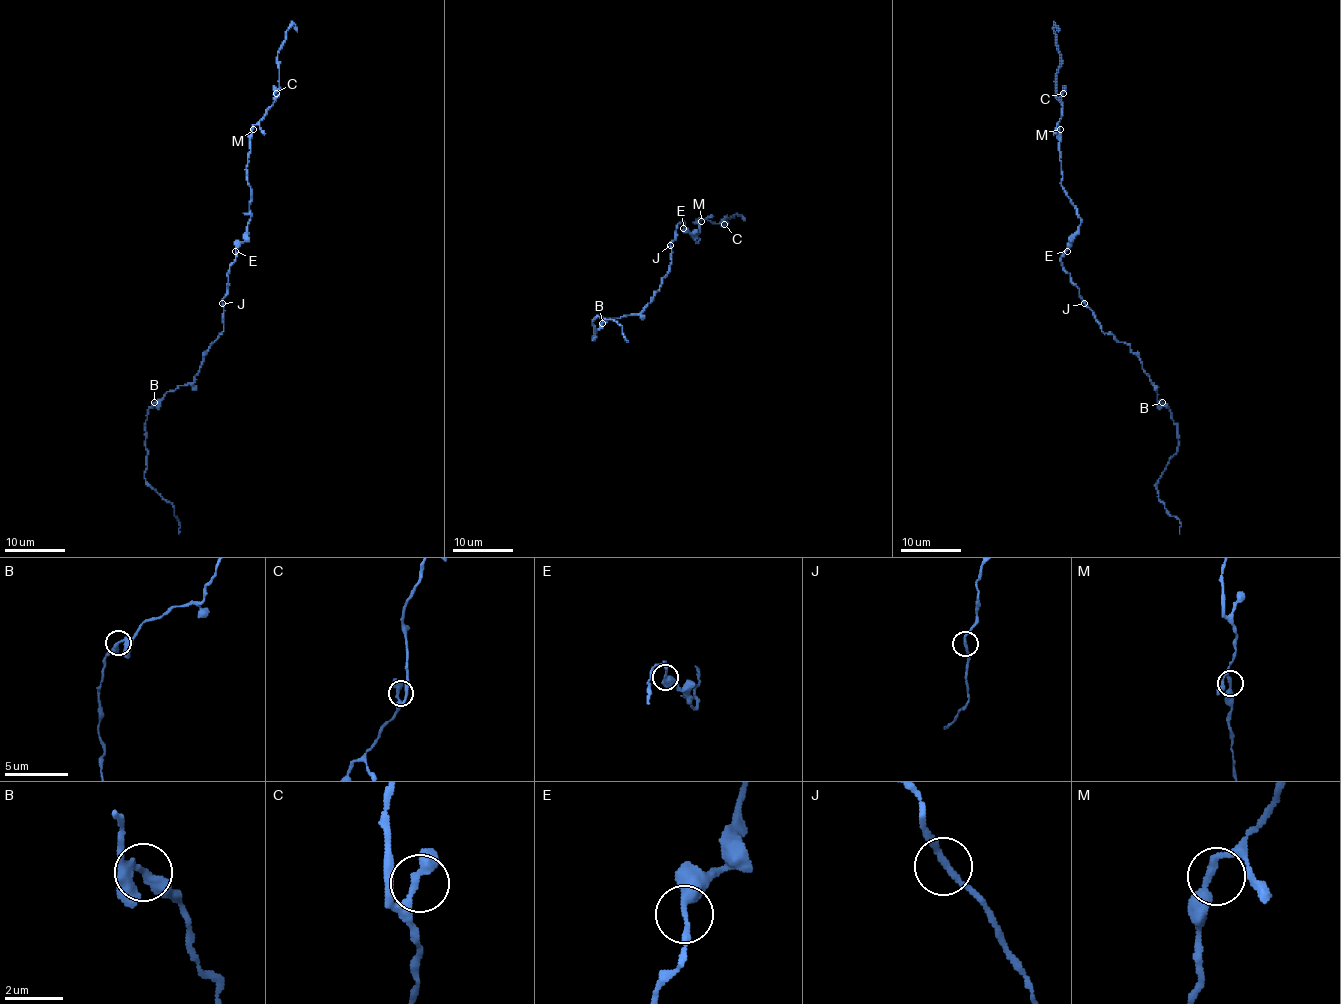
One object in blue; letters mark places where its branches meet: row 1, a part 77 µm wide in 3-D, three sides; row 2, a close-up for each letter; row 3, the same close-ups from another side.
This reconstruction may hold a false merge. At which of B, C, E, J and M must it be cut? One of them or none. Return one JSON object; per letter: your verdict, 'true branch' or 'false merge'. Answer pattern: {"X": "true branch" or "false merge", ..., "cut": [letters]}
{"B": "true branch", "C": "true branch", "E": "true branch", "J": "true branch", "M": "true branch", "cut": []}

